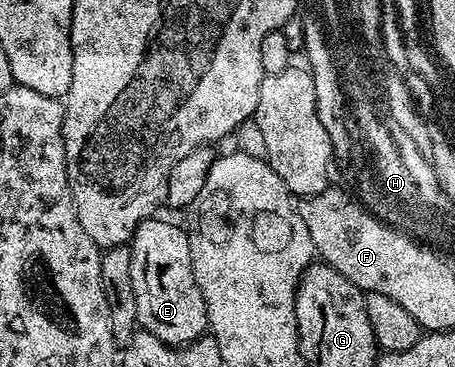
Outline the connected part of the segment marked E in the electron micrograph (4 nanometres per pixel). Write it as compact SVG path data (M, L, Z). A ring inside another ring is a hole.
M155 215L142 221L130 238L132 295L136 299L138 324L165 345L189 345L207 332L206 304L192 267L190 235L185 228L161 221Z

